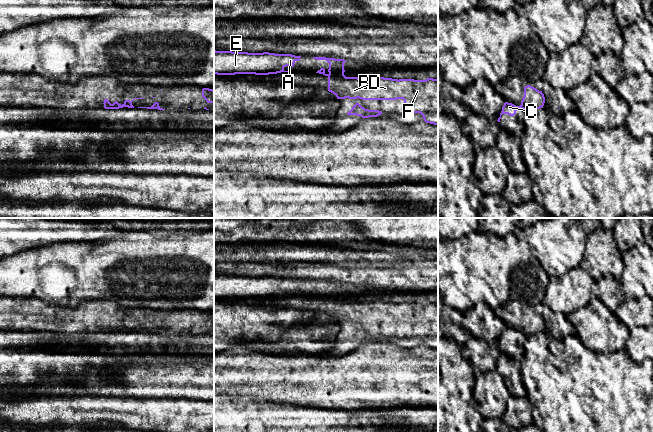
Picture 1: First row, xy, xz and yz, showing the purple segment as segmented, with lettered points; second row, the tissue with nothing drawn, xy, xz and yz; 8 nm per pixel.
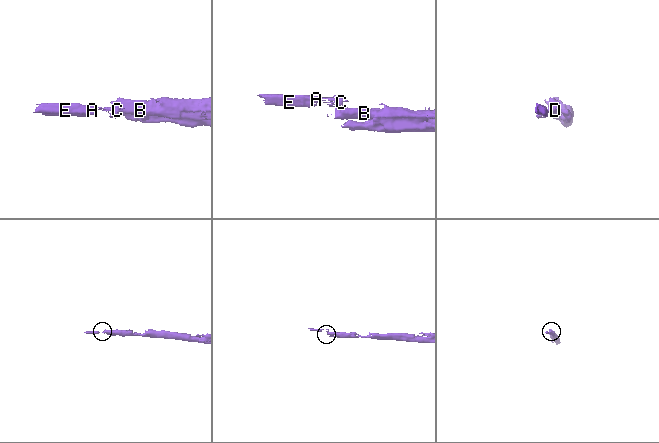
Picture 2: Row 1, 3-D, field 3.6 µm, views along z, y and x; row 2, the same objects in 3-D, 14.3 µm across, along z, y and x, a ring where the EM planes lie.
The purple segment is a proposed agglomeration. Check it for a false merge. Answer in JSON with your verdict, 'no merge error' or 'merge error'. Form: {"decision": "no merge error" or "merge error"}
{"decision": "merge error"}

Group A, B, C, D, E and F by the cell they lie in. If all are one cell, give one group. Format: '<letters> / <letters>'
A C E / B D F

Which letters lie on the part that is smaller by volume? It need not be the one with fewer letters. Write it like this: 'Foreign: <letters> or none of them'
Foreign: A, C, E

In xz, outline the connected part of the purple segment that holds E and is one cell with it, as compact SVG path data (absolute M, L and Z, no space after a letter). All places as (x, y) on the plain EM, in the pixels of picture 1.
M214 274L214 298L235 299L255 298L269 299L285 295L286 290L293 291L301 280L292 278L275 278L269 276L248 277Z

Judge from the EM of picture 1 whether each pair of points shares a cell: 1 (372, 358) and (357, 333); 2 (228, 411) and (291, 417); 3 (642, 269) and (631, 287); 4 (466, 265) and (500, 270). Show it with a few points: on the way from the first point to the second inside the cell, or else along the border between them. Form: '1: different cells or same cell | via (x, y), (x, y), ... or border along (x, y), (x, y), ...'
1: different cells | border along (364, 341), (388, 342)
2: same cell | via (244, 417), (275, 417)
3: different cells | border along (636, 278), (642, 285)
4: same cell | via (474, 265), (492, 265)

